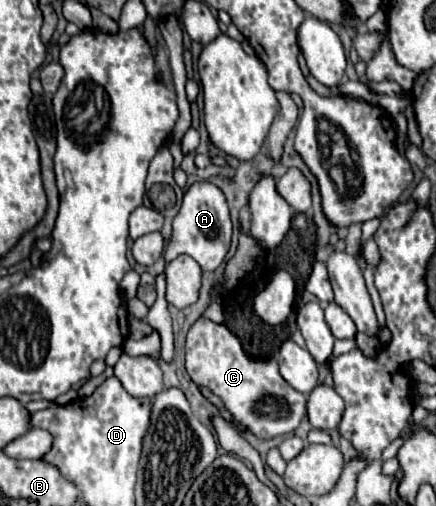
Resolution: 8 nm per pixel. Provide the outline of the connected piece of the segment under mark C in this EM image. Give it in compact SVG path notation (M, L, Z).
M199 318L187 334L187 374L195 384L211 388L221 396L233 418L245 424L257 438L269 440L291 434L305 416L307 396L283 380L277 360L251 360L233 332L207 318Z

